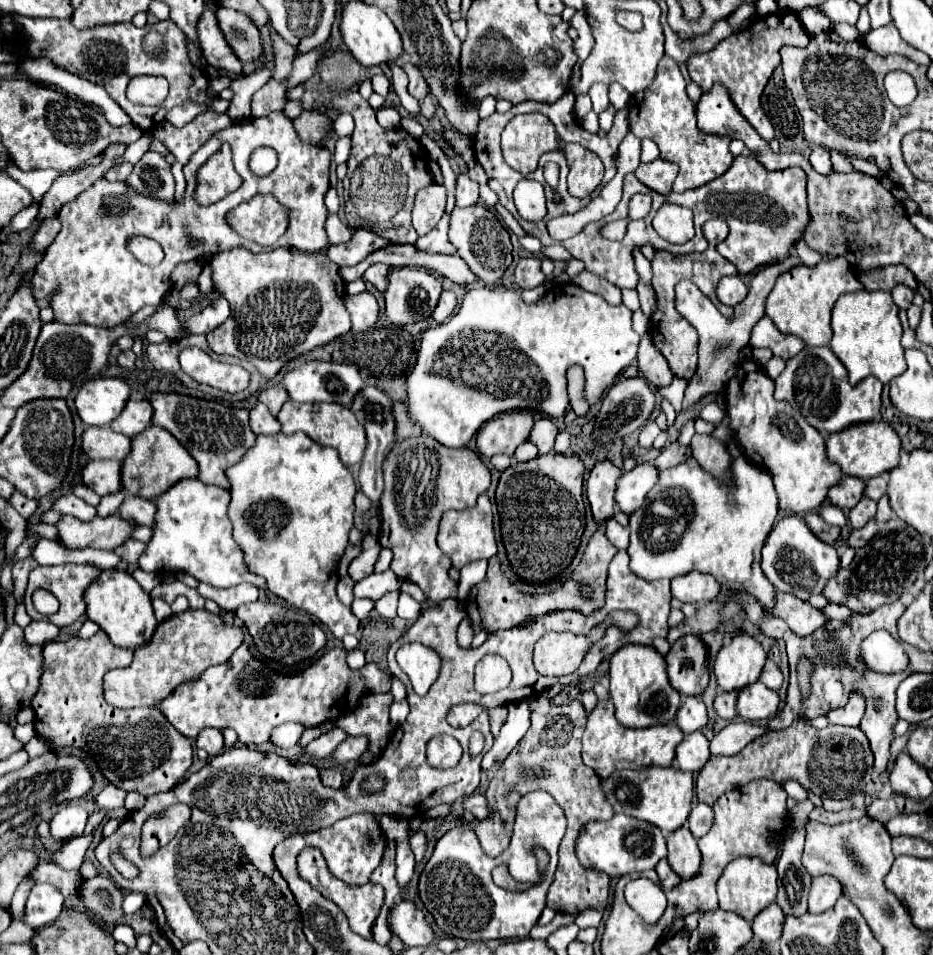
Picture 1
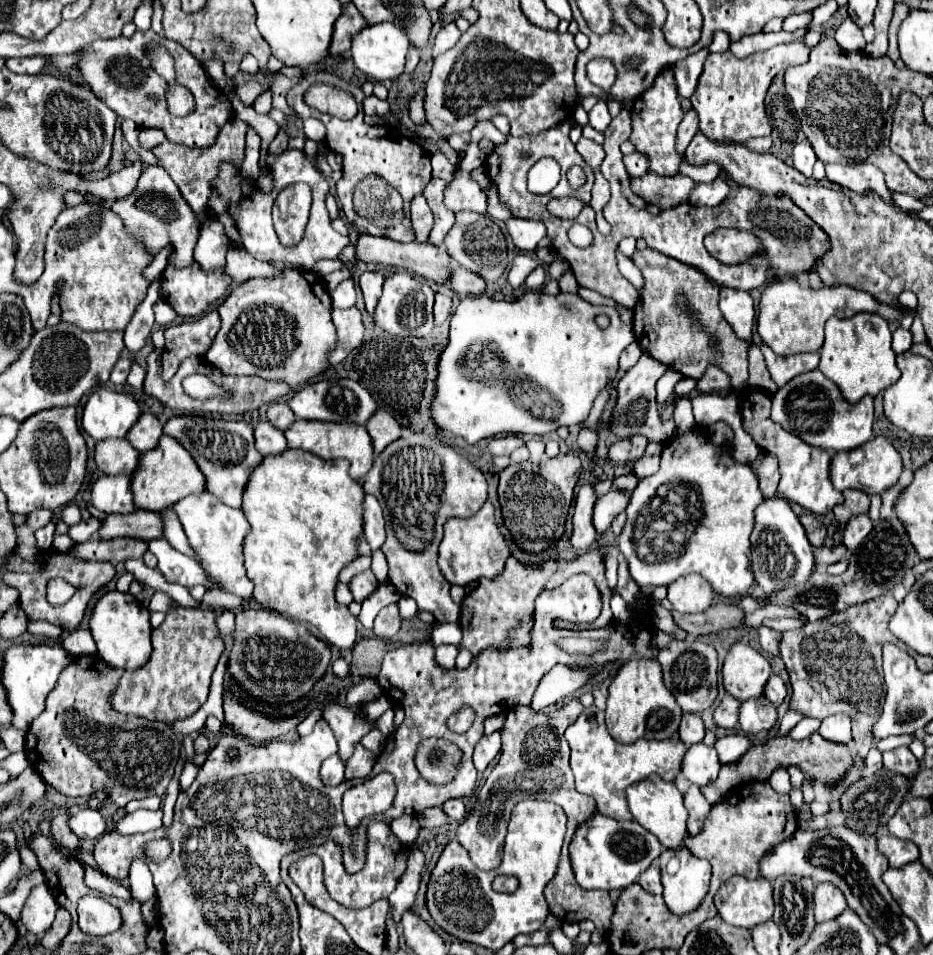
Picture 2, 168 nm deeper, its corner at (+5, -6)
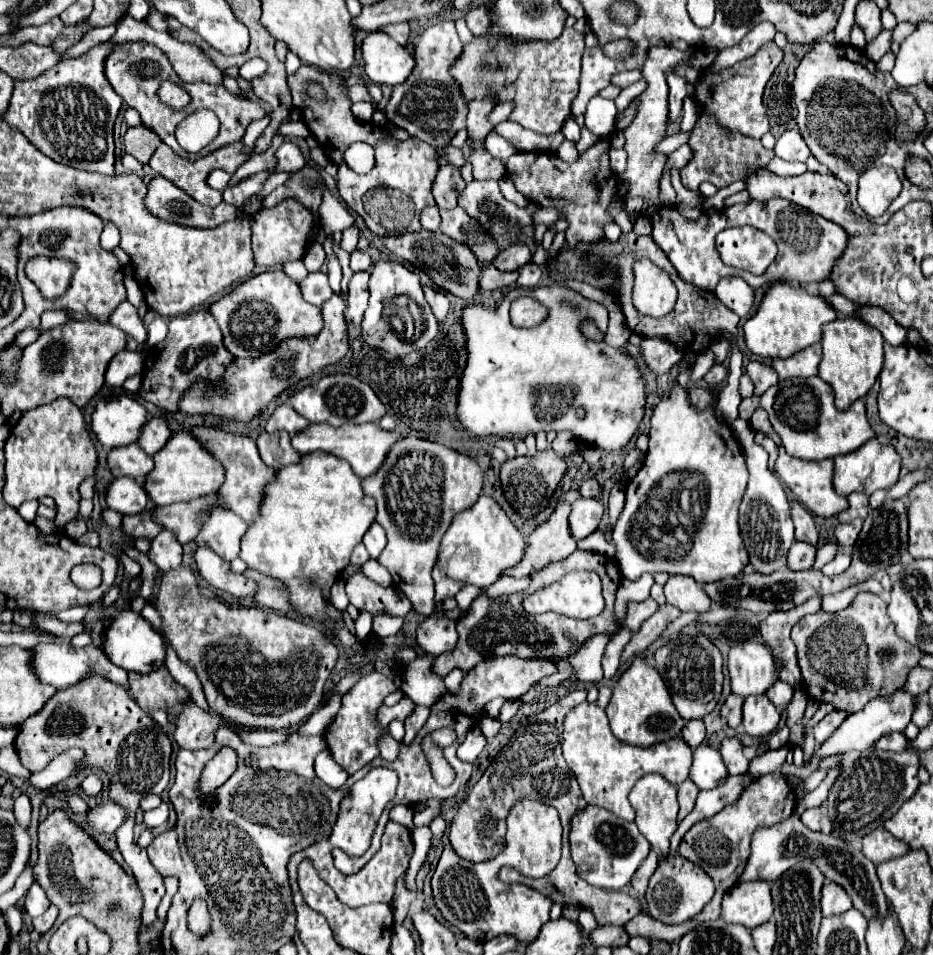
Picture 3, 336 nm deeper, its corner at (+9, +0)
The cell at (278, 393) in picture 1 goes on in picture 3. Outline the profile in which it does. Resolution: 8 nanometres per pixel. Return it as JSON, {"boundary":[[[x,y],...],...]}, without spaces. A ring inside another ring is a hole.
{"boundary":[[[280,404],[280,406],[274,410],[274,414],[270,416],[270,420],[268,420],[268,424],[266,424],[266,430],[268,430],[268,432],[288,430],[290,436],[294,436],[294,432],[304,430],[306,426],[308,426],[308,422],[306,422],[300,414],[296,414],[292,406]]]}

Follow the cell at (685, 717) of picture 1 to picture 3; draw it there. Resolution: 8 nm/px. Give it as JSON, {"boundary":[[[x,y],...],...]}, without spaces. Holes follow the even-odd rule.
{"boundary":[[[690,720],[684,724],[682,738],[690,748],[698,748],[704,742],[704,736],[706,736],[706,728],[702,720]]]}

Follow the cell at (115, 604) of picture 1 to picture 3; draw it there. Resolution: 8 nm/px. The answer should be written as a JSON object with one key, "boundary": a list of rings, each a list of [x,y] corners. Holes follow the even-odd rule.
{"boundary":[[[130,608],[114,612],[112,624],[104,634],[104,650],[112,664],[128,672],[140,672],[140,674],[148,674],[152,672],[152,668],[160,668],[166,658],[166,644],[162,632],[156,630],[148,620],[144,620],[140,614],[132,612]]]}

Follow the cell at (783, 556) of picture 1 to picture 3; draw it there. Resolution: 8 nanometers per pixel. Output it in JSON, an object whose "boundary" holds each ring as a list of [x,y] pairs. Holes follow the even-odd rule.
{"boundary":[[[736,418],[732,424],[734,436],[744,452],[746,466],[750,470],[750,480],[740,502],[740,532],[750,556],[750,564],[756,572],[774,572],[786,568],[786,554],[794,542],[794,524],[790,518],[790,502],[780,480],[768,470],[768,452],[754,442],[754,430],[750,422]]]}

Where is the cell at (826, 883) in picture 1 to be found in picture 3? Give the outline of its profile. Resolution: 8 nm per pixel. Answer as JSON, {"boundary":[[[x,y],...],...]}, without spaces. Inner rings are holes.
{"boundary":[[[830,880],[822,888],[822,902],[820,904],[822,904],[824,916],[844,914],[846,910],[852,908],[852,900],[850,900],[848,892],[844,892],[844,888],[840,888],[840,884],[832,884]]]}

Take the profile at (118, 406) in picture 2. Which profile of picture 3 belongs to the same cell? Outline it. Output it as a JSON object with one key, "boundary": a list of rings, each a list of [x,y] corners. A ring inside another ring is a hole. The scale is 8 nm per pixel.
{"boundary":[[[122,394],[116,400],[110,400],[110,402],[102,400],[96,406],[96,410],[92,414],[92,430],[94,430],[96,438],[100,440],[100,444],[106,450],[112,450],[112,448],[120,448],[120,446],[128,446],[128,444],[138,442],[138,438],[142,434],[142,426],[146,424],[146,420],[148,420],[146,408],[138,400]]]}

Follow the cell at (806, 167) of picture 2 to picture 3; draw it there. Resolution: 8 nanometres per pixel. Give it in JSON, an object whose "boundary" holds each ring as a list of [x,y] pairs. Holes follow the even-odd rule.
{"boundary":[[[788,130],[788,132],[784,132],[784,134],[776,140],[774,154],[776,154],[778,158],[790,160],[790,162],[794,162],[794,160],[804,162],[804,160],[810,156],[808,146],[804,144],[804,140],[802,140],[802,136],[800,136],[798,130]]]}

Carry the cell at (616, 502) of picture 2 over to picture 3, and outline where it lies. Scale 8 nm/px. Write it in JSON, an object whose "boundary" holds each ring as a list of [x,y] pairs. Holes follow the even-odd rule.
{"boundary":[[[578,498],[572,502],[572,512],[568,516],[568,526],[572,528],[572,536],[576,536],[576,540],[586,538],[588,534],[592,534],[602,518],[602,502],[594,500],[594,498]]]}

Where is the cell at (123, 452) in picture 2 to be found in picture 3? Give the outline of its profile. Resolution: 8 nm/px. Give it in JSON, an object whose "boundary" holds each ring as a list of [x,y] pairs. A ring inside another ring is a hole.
{"boundary":[[[130,444],[124,448],[110,450],[108,466],[114,478],[120,478],[120,476],[144,478],[154,468],[154,460],[138,444]]]}

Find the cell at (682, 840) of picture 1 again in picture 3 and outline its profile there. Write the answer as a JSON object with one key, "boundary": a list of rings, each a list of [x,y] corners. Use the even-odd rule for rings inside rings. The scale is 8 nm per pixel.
{"boundary":[[[670,856],[660,862],[658,870],[650,878],[650,888],[646,892],[648,914],[662,924],[682,924],[698,916],[700,910],[708,904],[708,900],[712,900],[712,896],[714,896],[714,882],[698,864],[692,864],[682,856]]]}

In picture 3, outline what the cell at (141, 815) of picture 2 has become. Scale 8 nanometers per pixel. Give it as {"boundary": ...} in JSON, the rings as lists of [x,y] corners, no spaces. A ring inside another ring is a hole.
{"boundary":[[[162,801],[158,808],[149,810],[144,814],[144,822],[148,828],[157,828],[163,825],[169,816],[169,805],[167,802]]]}

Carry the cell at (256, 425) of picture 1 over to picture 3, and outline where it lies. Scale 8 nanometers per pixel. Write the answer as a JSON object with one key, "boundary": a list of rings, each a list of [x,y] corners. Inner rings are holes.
{"boundary":[[[262,432],[258,436],[258,450],[260,450],[260,458],[264,460],[264,464],[272,470],[280,470],[288,464],[298,464],[302,458],[292,448],[288,432],[272,432],[272,434]]]}

